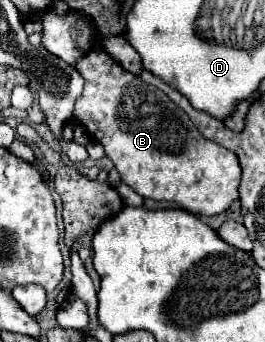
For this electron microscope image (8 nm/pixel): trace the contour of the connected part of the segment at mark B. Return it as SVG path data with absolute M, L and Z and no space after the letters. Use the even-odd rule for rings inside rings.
M91 49L77 61L77 71L85 79L85 91L75 103L75 119L85 125L87 135L105 147L107 157L115 163L121 179L145 199L173 201L195 215L217 215L231 207L239 199L241 167L233 151L207 141L195 129L193 121L183 109L173 105L167 95L153 85L143 83L137 75L125 71L103 49Z

